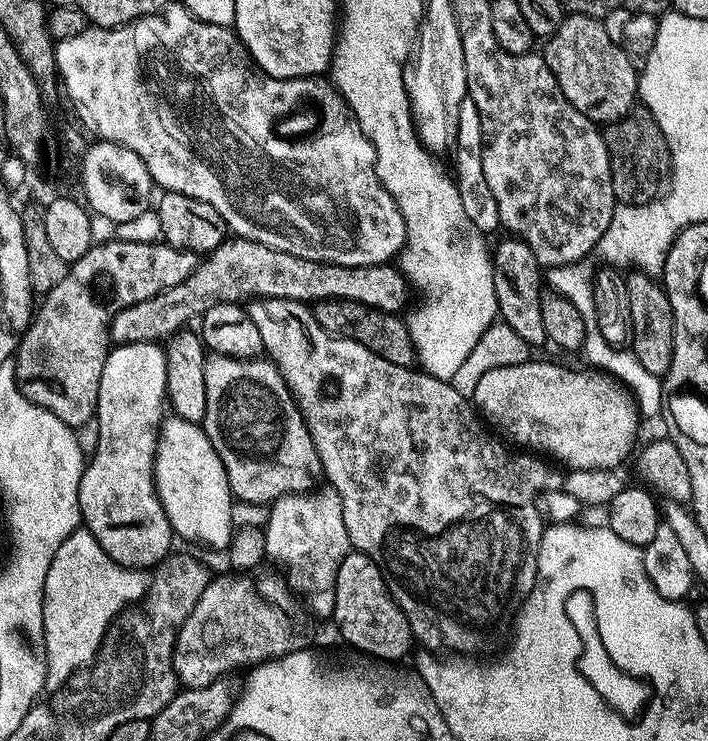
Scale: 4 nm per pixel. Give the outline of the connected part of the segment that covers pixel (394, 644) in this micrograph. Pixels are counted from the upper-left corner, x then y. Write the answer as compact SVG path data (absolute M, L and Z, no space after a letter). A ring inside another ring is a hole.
M352 550L340 563L334 595L334 618L343 638L363 655L382 662L398 662L410 650L414 627L403 605L397 603L383 569L368 555Z

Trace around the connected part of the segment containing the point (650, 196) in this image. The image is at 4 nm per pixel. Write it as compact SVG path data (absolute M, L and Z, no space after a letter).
M643 106L633 107L621 120L607 125L603 133L617 201L621 204L648 204L657 199L669 179L672 155L650 110Z

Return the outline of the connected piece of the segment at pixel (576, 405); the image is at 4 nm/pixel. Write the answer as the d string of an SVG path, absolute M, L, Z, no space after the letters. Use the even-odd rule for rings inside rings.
M537 358L524 364L502 365L478 381L474 404L493 429L501 428L496 430L513 445L521 444L521 449L553 456L548 458L561 460L569 469L619 468L636 444L638 404L615 376L601 370L587 371L575 372Z

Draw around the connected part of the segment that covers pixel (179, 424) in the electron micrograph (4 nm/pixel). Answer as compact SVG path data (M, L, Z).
M175 414L161 423L152 478L156 482L160 505L164 507L172 531L179 539L181 536L184 540L197 540L212 548L227 549L234 535L232 483L228 480L222 458L200 424L191 424Z

